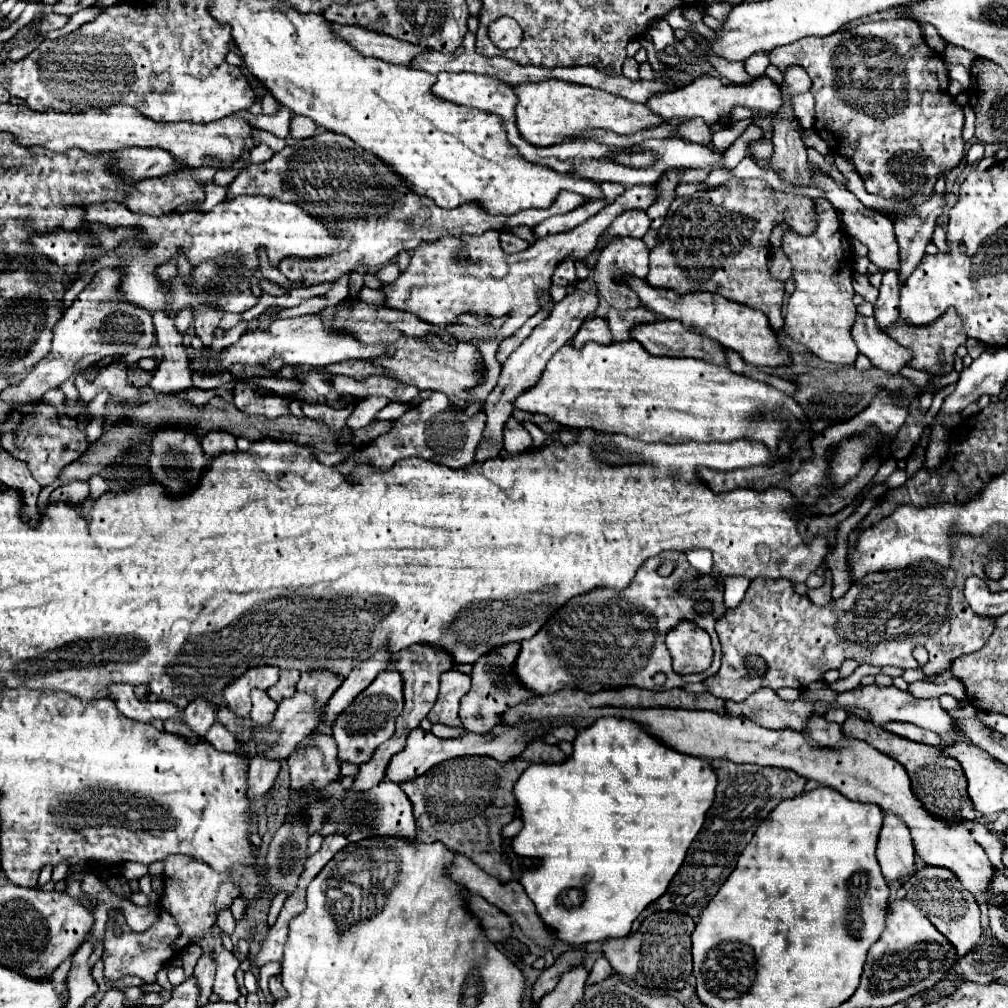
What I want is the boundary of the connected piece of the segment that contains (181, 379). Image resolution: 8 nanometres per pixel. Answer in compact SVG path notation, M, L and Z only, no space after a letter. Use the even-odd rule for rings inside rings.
M155 312L153 322L157 330L157 344L163 350L163 360L159 362L149 386L161 394L175 394L193 388L183 336L177 332L173 318L165 312Z

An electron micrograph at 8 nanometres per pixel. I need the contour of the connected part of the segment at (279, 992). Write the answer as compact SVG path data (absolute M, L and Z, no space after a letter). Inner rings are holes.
M279 976L269 978L269 992L271 992L271 996L273 996L275 1000L279 1000L279 998L285 998L285 996L287 996L287 992L285 992L285 988L283 988L283 984L281 984L281 978L279 978Z

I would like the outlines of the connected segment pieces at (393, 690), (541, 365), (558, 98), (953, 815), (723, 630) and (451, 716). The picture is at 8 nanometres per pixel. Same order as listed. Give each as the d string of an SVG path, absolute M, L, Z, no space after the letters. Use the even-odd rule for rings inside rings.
M397 670L381 672L371 686L367 686L343 712L333 726L333 738L337 742L337 758L349 764L365 764L379 744L393 736L395 718L403 710L403 680Z
M585 290L567 292L567 296L553 306L551 314L537 328L533 328L533 332L523 340L523 344L507 358L507 362L503 364L497 386L493 388L493 392L485 400L487 426L485 426L485 436L481 438L481 444L477 446L475 462L481 464L481 460L491 460L493 456L501 454L501 450L503 450L503 428L505 428L505 424L507 424L507 420L513 412L513 396L519 396L525 388L529 388L533 382L537 382L537 376L541 376L541 372L545 370L545 364L549 362L553 352L557 352L557 348L561 348L563 344L567 344L577 334L581 324L589 316L595 314L597 302L599 302L599 298L597 298L595 292L585 292Z
M545 80L539 84L519 84L515 86L519 104L517 104L517 128L525 140L533 146L553 146L563 142L573 142L583 138L589 130L609 130L615 134L633 134L645 128L661 124L661 116L651 112L645 104L629 102L621 96L613 96L603 90L593 90L587 86L563 82L563 80Z
M849 716L849 720L843 724L843 734L871 744L879 752L883 752L889 758L903 764L903 768L907 770L907 774L911 778L913 794L917 796L917 800L921 800L921 804L925 806L925 810L929 810L929 814L933 814L945 822L975 822L977 820L973 802L969 800L969 794L967 794L967 784L965 784L965 774L961 772L961 764L957 764L957 760L949 760L939 748L911 742L911 740L891 734L883 728L867 724L855 716Z
M961 536L957 540L957 556L953 556L953 568L937 568L937 564L913 564L913 568L905 568L905 572L875 572L851 584L853 592L847 592L839 600L831 600L827 606L815 606L807 596L799 596L793 590L789 580L755 580L751 582L743 602L739 608L727 610L725 616L717 620L717 634L723 640L723 662L715 676L707 678L705 684L709 692L721 700L741 702L753 692L761 688L797 688L805 690L811 682L823 678L823 674L831 668L841 668L845 660L855 660L857 664L871 664L871 666L899 666L899 668L919 668L917 660L913 658L913 648L925 646L929 652L929 662L923 666L927 676L943 674L949 670L949 664L965 654L979 650L985 640L989 640L993 632L993 618L975 614L965 596L963 586L969 576L985 574L983 566L987 564L987 542L973 540L971 536ZM833 602L843 602L847 610L837 608ZM747 654L759 654L767 660L767 674L757 676L753 670L743 666Z
M457 670L443 672L439 698L427 716L431 720L431 724L445 724L445 726L459 728L461 726L459 700L469 692L469 688L471 688L471 676L469 674L463 674Z

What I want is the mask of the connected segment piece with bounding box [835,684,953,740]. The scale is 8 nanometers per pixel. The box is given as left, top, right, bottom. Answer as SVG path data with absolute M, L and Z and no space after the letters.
M859 686L859 688L853 688L849 692L839 692L837 698L835 698L835 704L841 706L841 708L863 708L871 714L871 722L881 726L885 722L891 722L891 720L899 720L899 722L911 722L911 724L917 724L919 728L925 728L925 730L933 730L937 732L939 736L943 736L943 740L947 736L951 736L953 732L953 720L945 714L945 710L941 708L939 700L937 698L929 698L929 700L923 700L923 698L913 698L909 692L903 692L895 686Z

